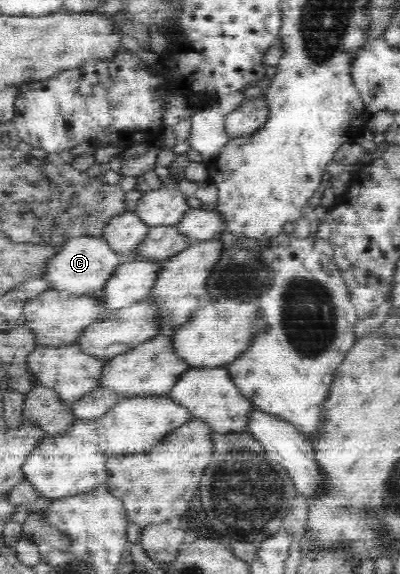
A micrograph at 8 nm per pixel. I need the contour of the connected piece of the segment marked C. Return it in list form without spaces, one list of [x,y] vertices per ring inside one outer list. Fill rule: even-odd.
[[[83,235],[75,237],[62,246],[62,250],[50,261],[46,277],[54,281],[55,289],[63,289],[75,294],[100,293],[117,268],[131,257],[111,249],[107,239]]]

